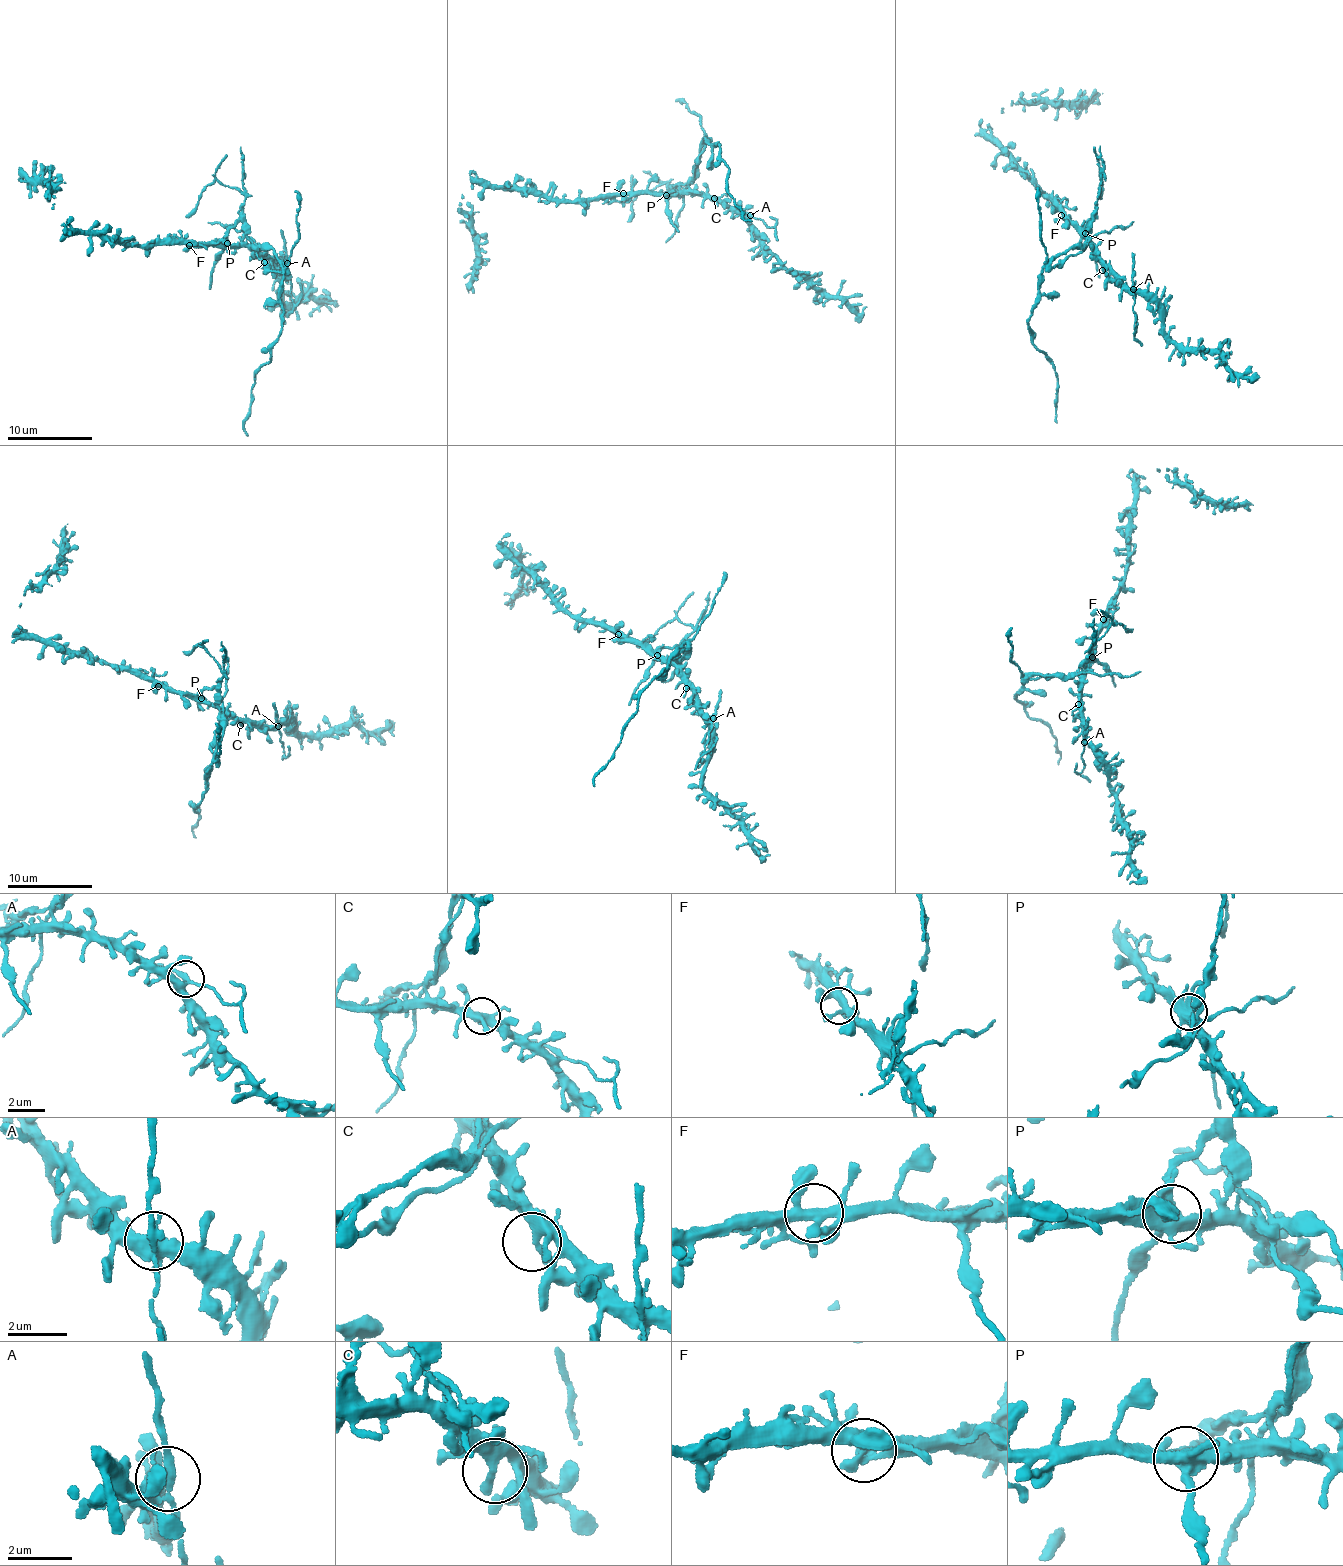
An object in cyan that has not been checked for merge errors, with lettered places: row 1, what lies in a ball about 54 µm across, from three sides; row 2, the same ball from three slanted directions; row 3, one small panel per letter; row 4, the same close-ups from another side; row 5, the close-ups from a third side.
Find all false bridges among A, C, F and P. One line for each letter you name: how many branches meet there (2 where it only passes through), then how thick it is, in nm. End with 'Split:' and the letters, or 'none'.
A: branches 3; calibre 200 nm
P: branches 6; calibre 460 nm
Split: A, P

